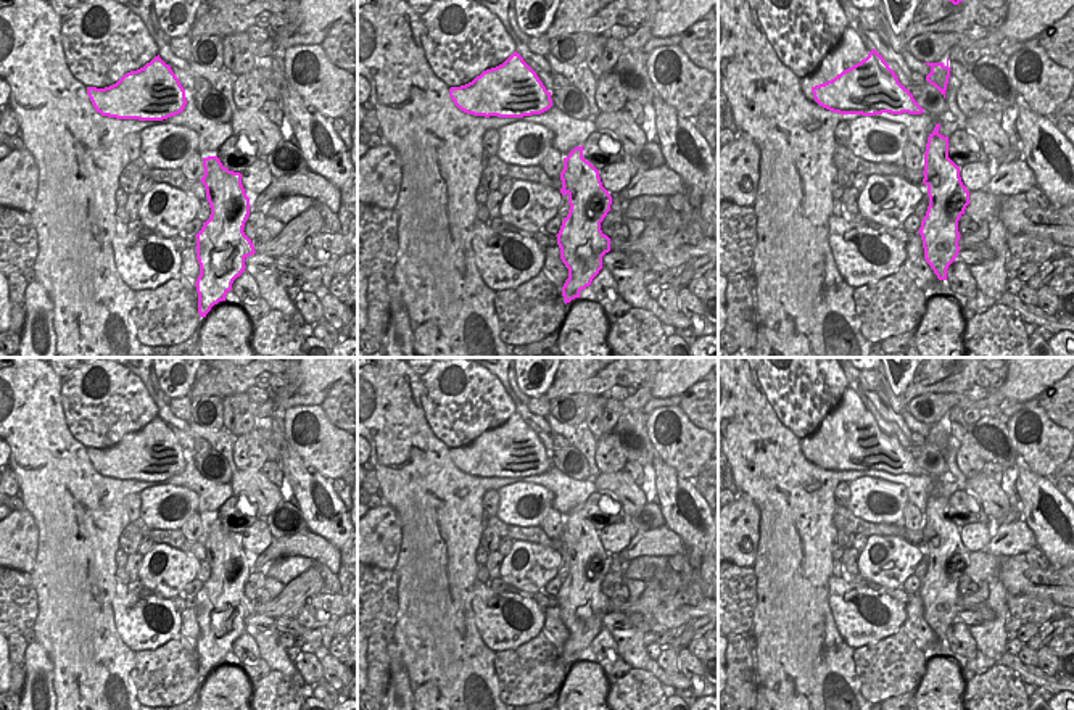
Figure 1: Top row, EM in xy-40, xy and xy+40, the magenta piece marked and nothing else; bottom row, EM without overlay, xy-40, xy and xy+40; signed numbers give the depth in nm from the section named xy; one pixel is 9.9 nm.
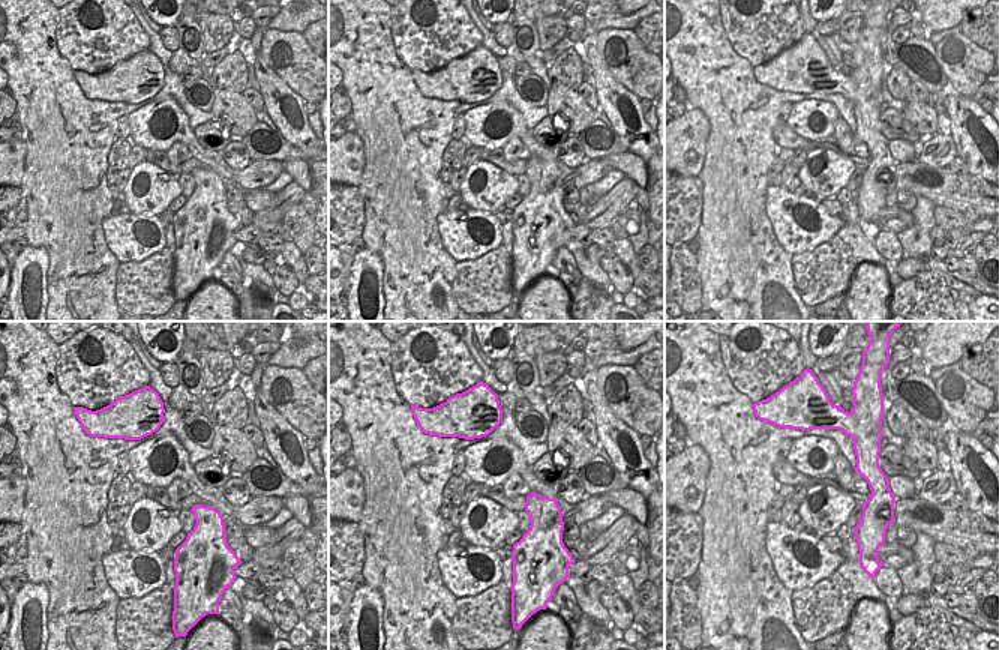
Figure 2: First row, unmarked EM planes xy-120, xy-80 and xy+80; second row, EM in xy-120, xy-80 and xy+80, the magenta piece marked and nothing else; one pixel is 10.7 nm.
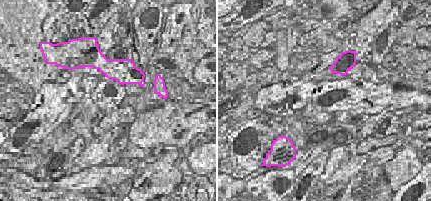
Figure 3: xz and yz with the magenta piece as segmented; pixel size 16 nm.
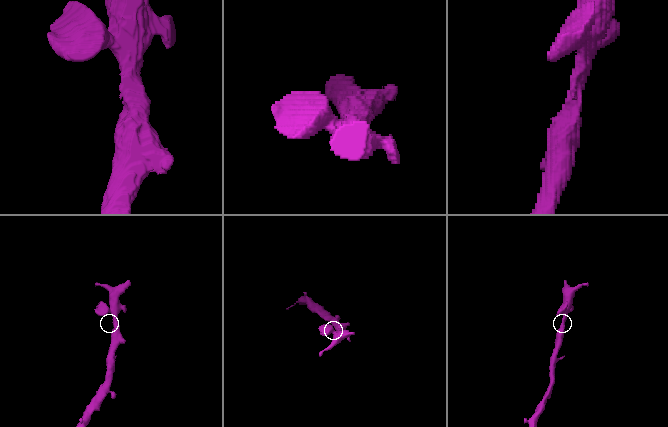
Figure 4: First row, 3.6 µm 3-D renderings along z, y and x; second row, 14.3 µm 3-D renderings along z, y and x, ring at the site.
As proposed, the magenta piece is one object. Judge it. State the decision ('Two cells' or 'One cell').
One cell.

